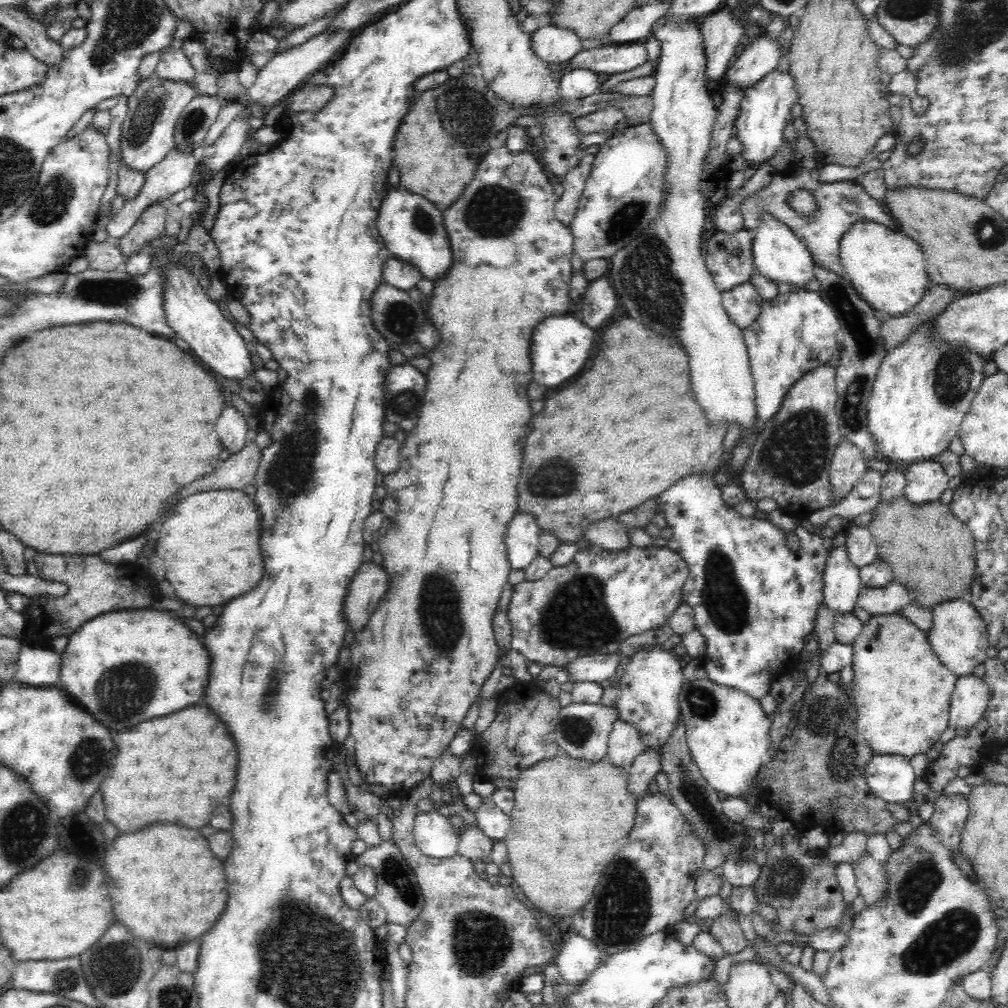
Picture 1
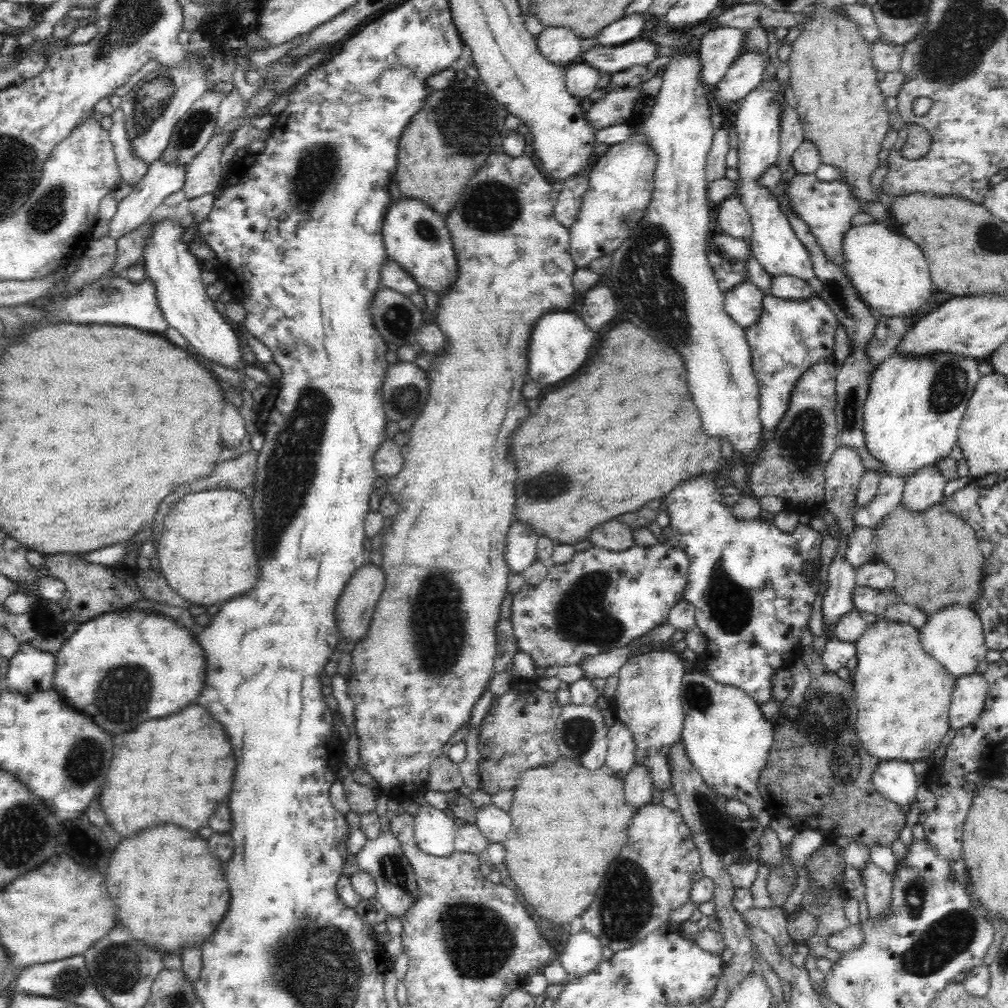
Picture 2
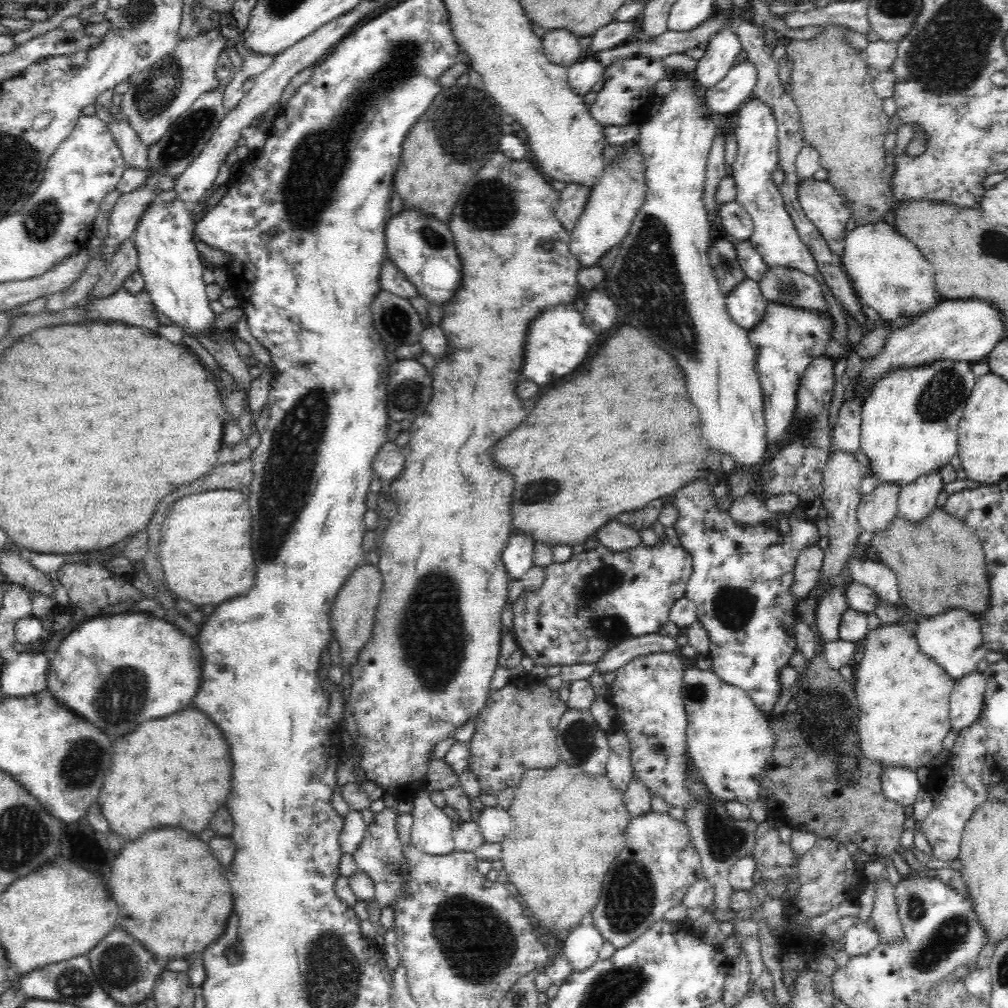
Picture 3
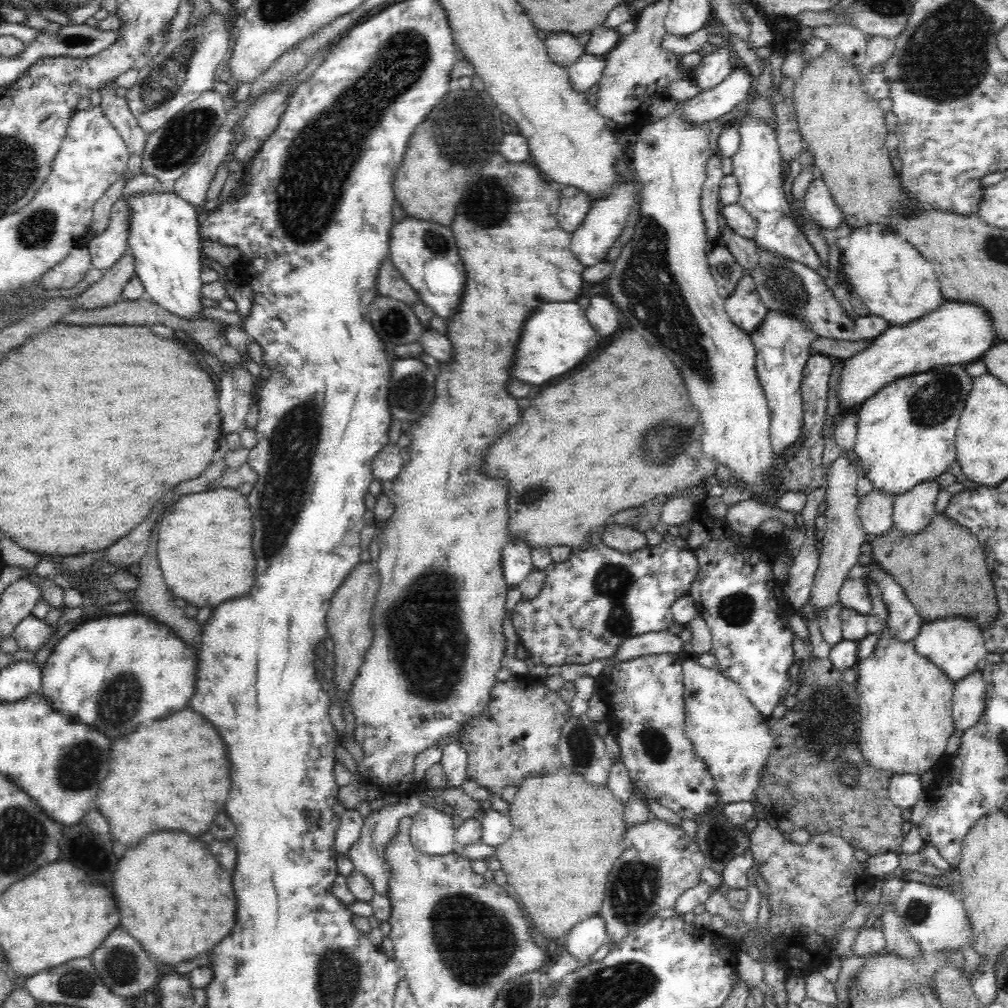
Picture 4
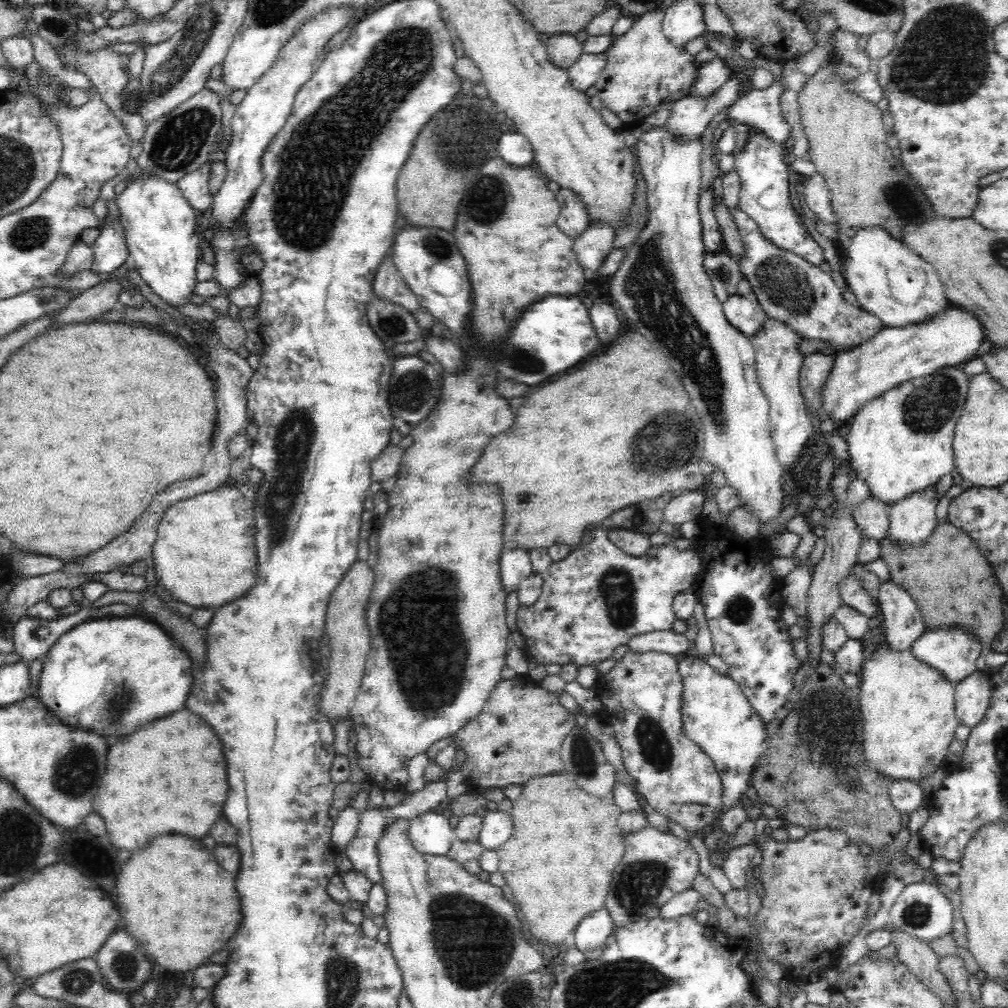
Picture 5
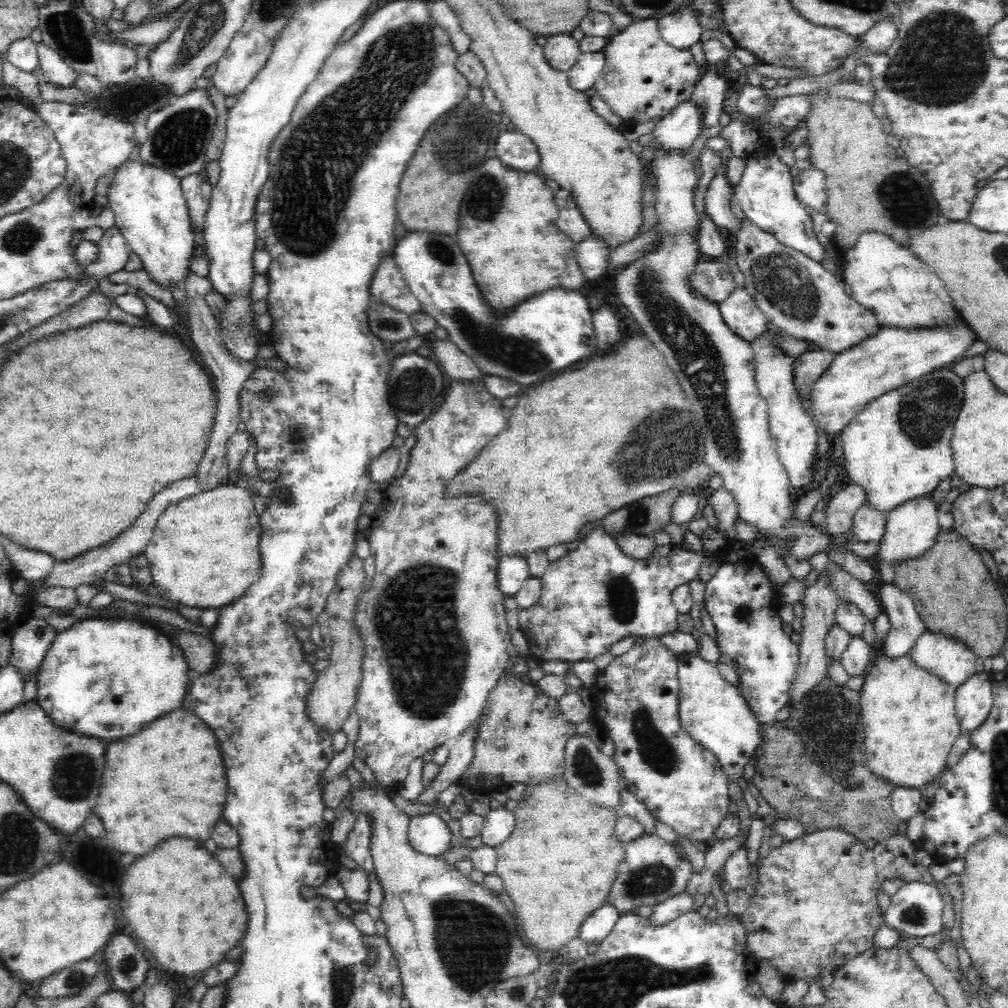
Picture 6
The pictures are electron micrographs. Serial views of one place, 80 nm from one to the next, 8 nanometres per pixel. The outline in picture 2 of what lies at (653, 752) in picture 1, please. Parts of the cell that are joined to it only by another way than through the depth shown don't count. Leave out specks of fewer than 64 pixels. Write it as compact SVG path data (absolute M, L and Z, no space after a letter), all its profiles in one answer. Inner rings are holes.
M634 764L630 772L623 779L626 800L630 806L638 809L652 801L652 787L650 771L644 766Z

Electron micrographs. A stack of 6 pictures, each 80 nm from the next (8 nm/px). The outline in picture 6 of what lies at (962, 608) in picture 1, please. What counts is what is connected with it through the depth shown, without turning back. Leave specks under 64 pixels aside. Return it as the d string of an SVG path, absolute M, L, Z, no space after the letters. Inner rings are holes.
M927 630L916 639L914 646L907 653L920 668L930 672L931 675L938 676L939 679L950 684L955 689L977 672L974 668L974 662L977 659L975 652L953 636Z

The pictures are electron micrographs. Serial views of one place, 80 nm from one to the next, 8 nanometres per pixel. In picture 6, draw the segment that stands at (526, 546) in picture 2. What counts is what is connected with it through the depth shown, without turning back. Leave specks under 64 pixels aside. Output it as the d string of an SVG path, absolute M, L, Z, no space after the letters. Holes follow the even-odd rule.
M501 555L499 557L498 588L506 597L515 596L528 577L530 577L530 571L526 556Z

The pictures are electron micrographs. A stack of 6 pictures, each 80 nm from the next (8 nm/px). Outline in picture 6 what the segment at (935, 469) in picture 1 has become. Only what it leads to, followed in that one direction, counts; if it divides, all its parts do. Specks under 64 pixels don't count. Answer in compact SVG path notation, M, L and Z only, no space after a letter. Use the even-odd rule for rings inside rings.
M932 495L918 496L916 499L901 503L900 506L888 511L886 532L880 542L880 552L875 560L900 563L902 560L922 556L935 542L935 537L941 530L937 517L937 505Z

